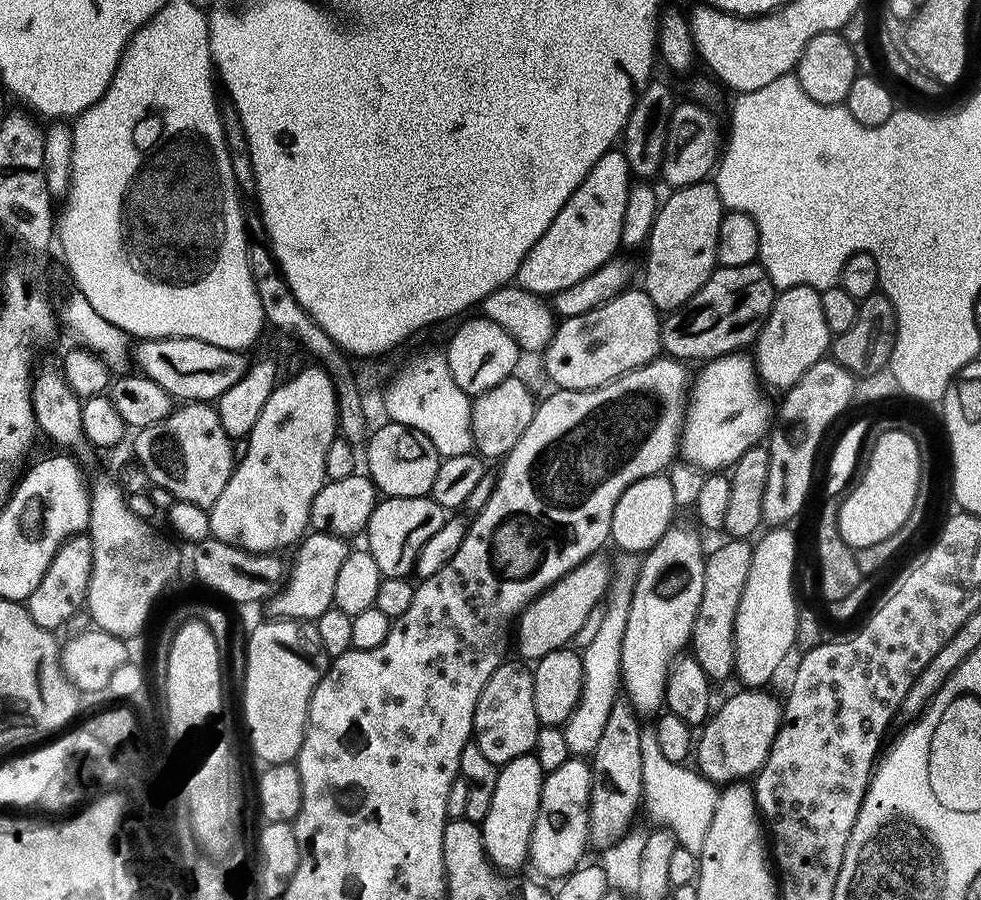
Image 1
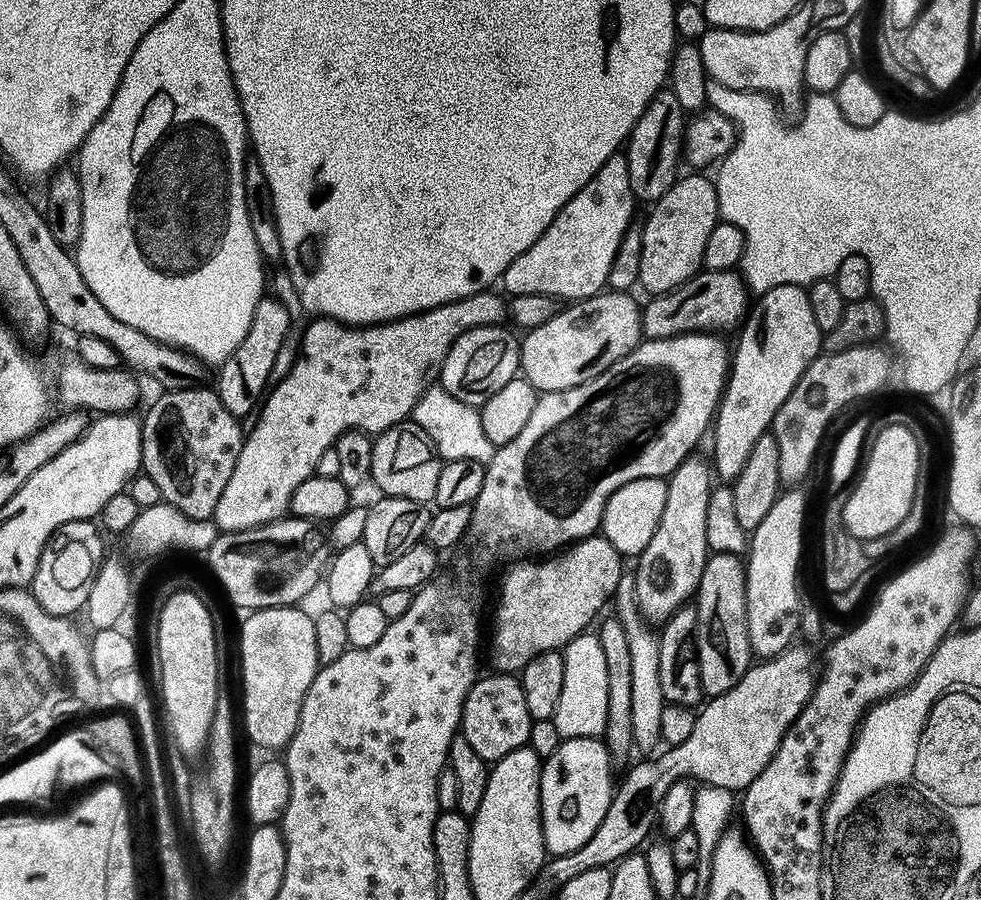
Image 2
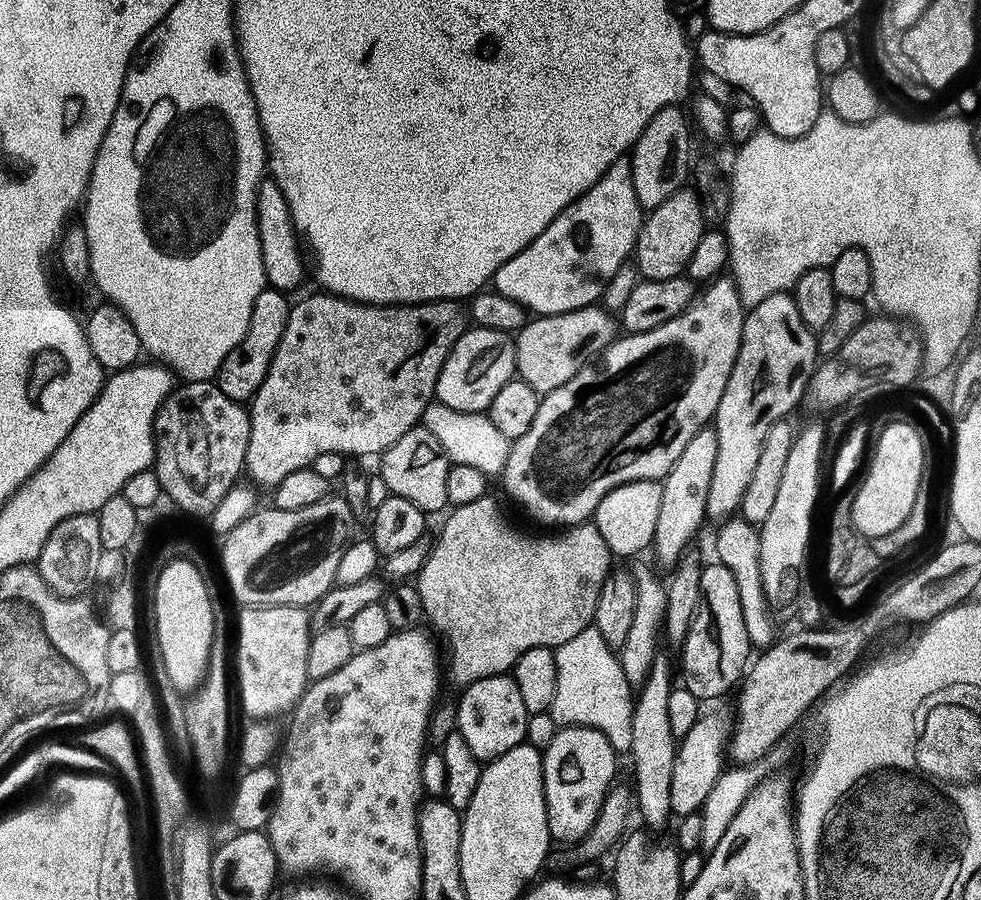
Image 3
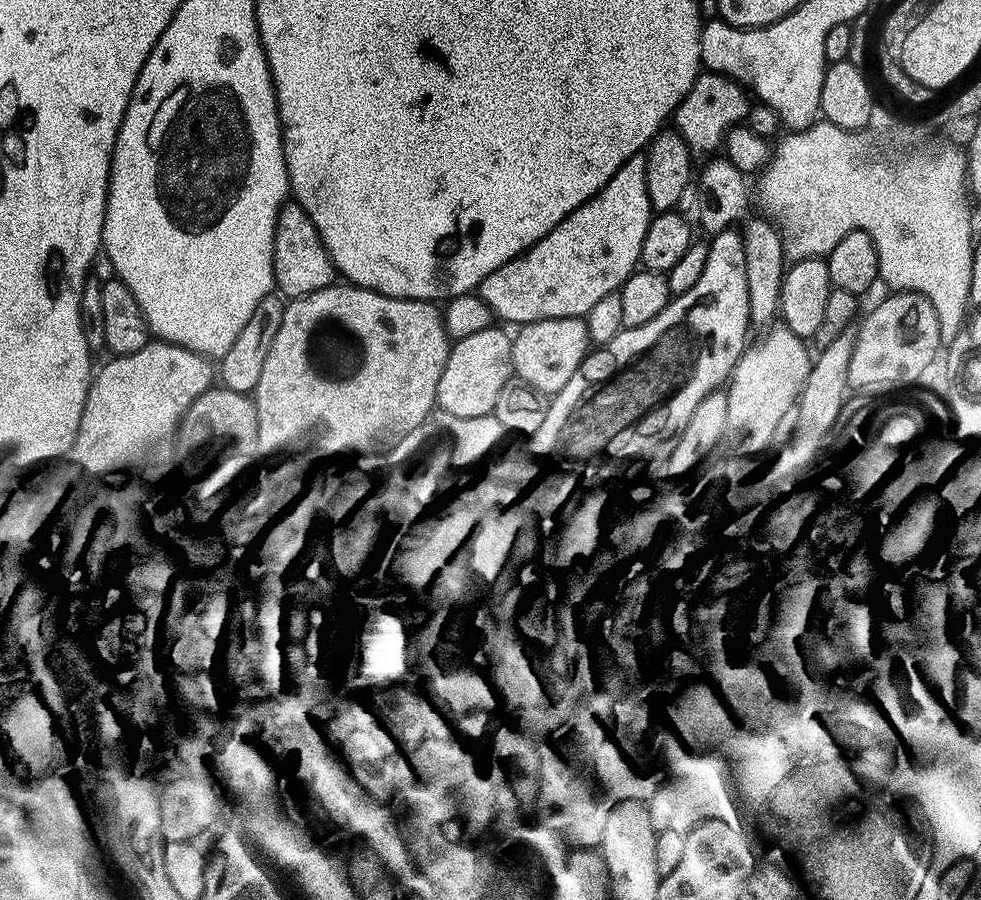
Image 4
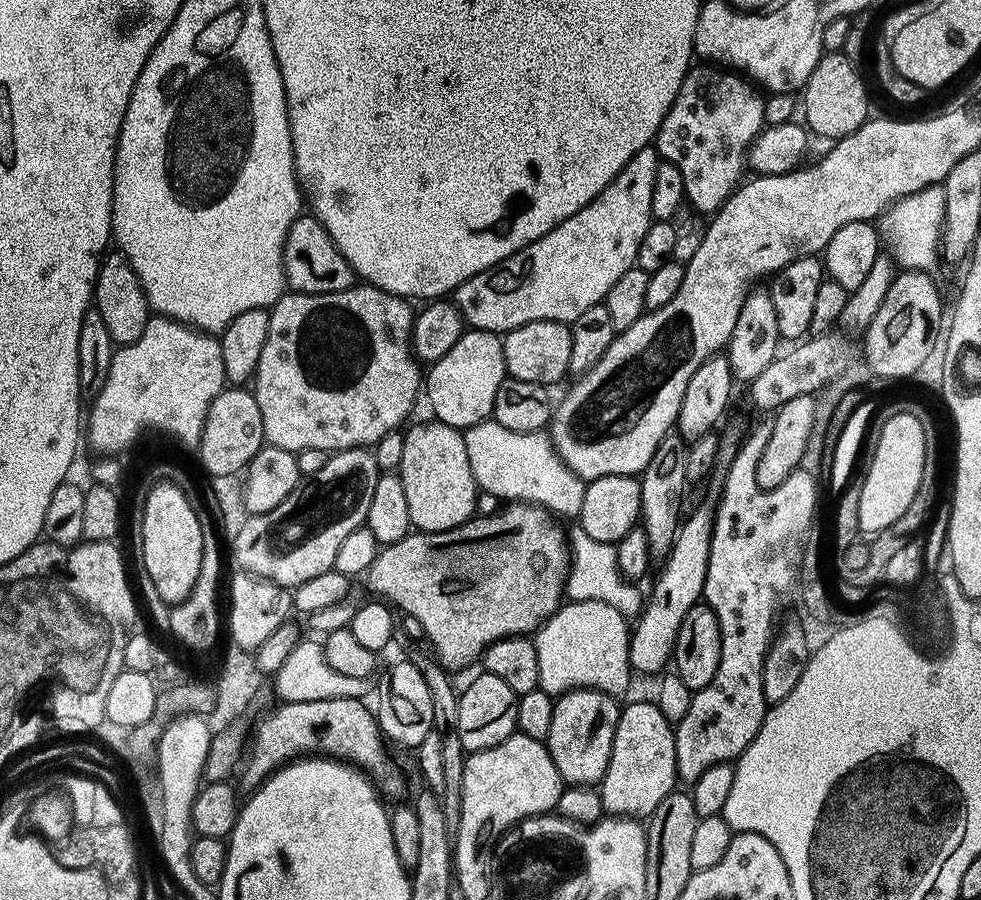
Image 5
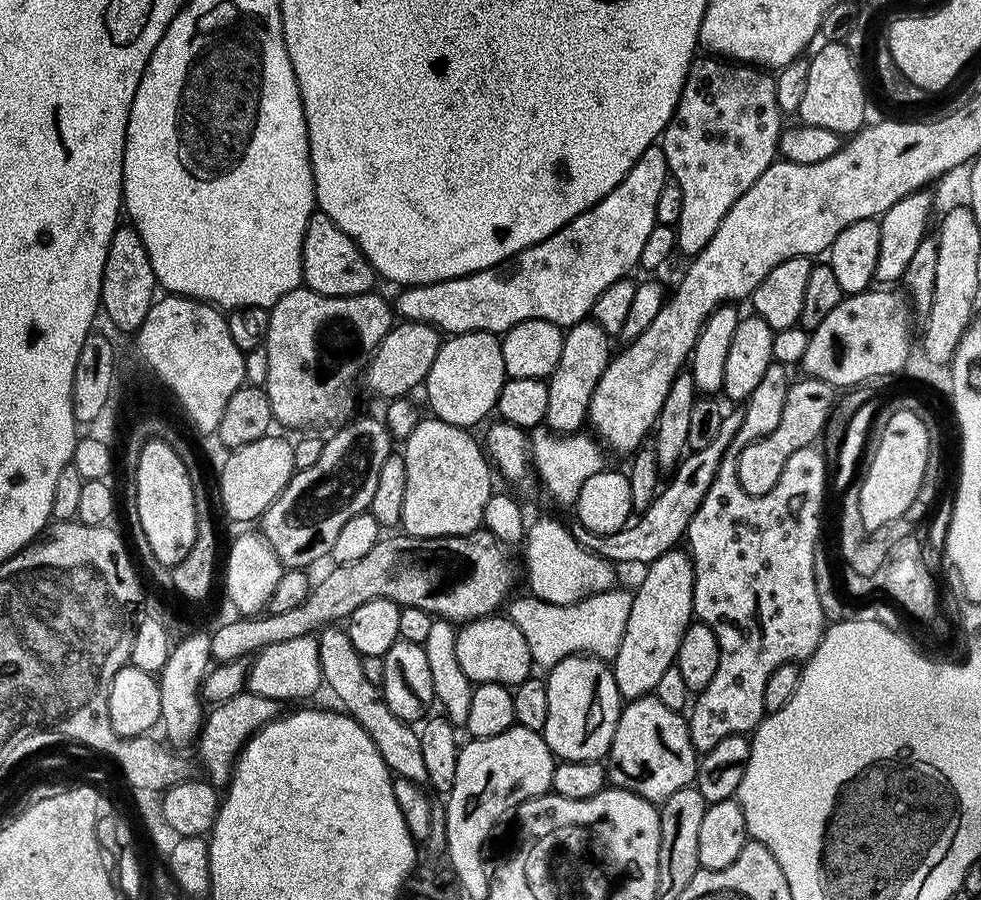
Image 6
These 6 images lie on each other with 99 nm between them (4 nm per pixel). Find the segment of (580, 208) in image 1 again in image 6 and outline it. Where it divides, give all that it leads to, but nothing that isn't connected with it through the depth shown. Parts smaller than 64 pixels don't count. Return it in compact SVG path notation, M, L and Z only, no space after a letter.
M660 146L647 148L634 162L634 166L602 198L593 208L578 214L562 230L550 234L542 242L514 254L508 260L504 260L494 268L487 268L481 272L475 272L469 276L450 278L433 284L413 284L405 287L404 292L397 300L394 300L394 308L401 312L404 320L414 322L426 322L439 328L444 334L459 334L462 332L494 332L503 334L510 331L518 322L527 320L545 320L561 326L571 326L579 320L589 319L594 302L614 282L625 279L626 274L640 263L642 246L650 230L656 223L656 207L658 206L658 194L662 194L665 184L669 183L670 175L666 162L666 155Z

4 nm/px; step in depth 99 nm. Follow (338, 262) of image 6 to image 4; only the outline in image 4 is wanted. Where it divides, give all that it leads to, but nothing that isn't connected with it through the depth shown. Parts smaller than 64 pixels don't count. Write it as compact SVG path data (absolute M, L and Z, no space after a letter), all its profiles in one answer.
M286 202L274 226L274 250L272 251L272 278L274 288L281 297L296 300L306 294L314 294L314 290L329 288L337 279L336 267L324 249L314 222L295 202Z

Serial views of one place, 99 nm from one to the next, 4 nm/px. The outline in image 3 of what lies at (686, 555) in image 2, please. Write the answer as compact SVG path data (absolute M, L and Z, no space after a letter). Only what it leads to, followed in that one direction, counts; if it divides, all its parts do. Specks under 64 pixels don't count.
M705 426L686 442L686 450L678 454L678 462L674 462L662 481L662 507L658 510L658 526L652 539L655 559L661 565L674 565L683 548L693 543L692 535L706 524L706 490L710 488L710 477L714 474L714 458L718 458L716 429Z

